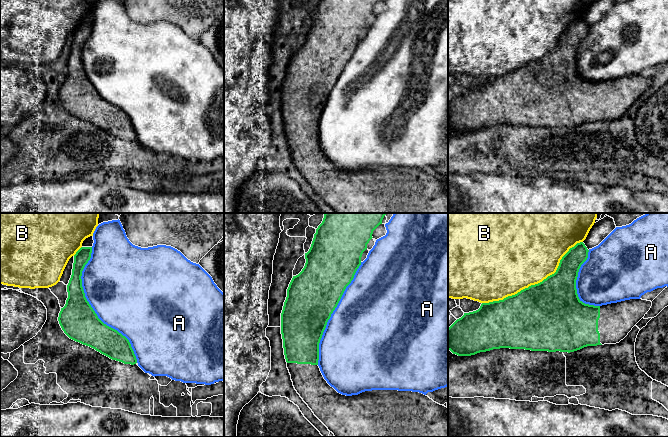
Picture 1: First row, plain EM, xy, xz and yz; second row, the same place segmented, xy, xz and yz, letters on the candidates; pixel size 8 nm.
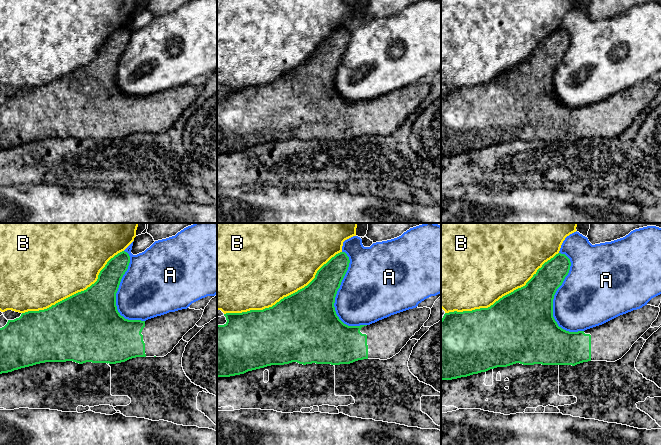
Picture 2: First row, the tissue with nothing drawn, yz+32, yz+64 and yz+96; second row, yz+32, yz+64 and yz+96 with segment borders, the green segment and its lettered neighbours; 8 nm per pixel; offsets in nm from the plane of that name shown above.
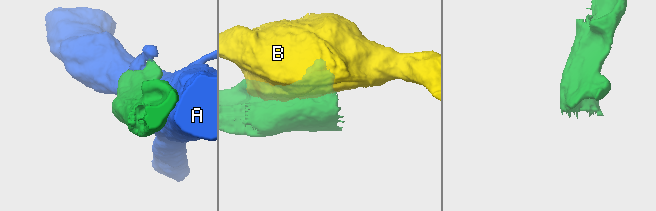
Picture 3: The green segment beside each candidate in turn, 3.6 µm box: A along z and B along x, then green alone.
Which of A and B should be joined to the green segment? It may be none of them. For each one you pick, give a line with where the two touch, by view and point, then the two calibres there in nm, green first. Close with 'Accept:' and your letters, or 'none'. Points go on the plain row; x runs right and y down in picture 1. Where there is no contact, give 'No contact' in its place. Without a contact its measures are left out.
Accept: none

